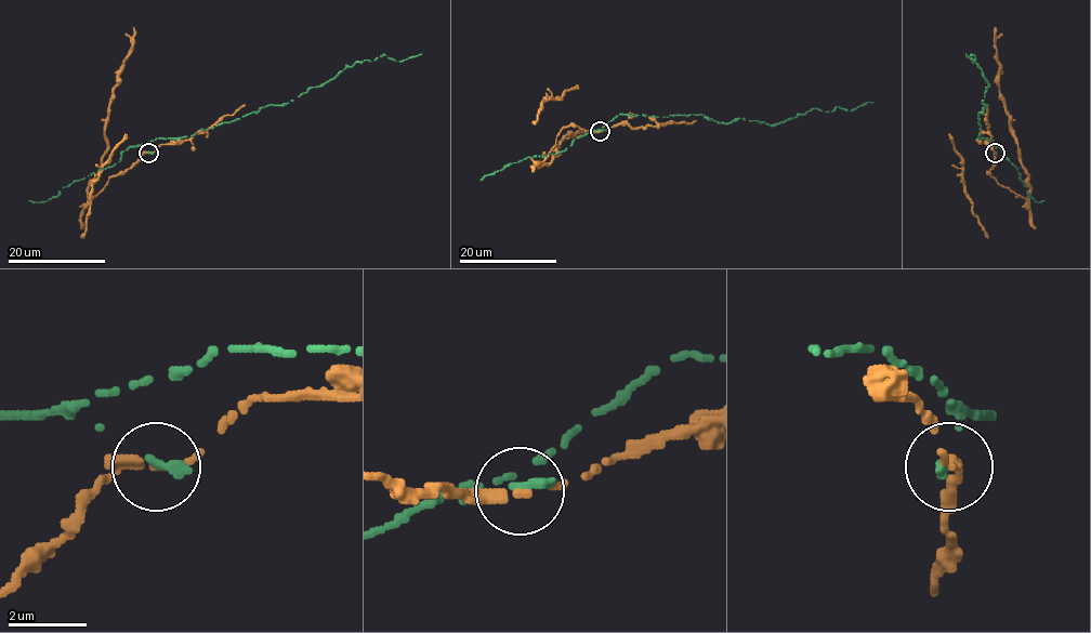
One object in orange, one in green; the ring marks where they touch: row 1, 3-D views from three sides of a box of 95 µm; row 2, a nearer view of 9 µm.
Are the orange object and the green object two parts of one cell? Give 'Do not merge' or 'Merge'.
Do not merge

